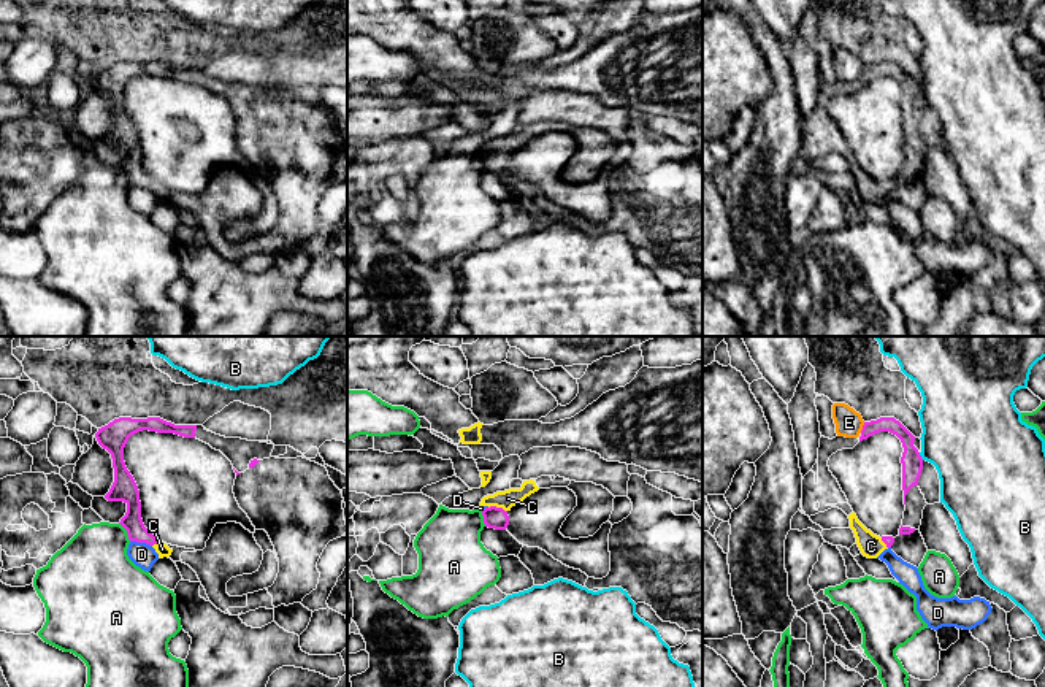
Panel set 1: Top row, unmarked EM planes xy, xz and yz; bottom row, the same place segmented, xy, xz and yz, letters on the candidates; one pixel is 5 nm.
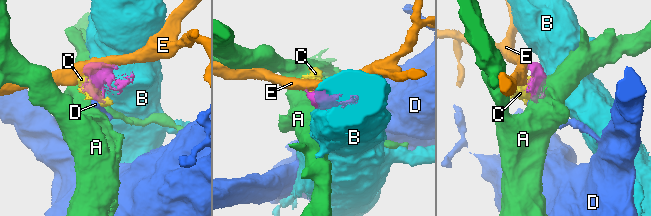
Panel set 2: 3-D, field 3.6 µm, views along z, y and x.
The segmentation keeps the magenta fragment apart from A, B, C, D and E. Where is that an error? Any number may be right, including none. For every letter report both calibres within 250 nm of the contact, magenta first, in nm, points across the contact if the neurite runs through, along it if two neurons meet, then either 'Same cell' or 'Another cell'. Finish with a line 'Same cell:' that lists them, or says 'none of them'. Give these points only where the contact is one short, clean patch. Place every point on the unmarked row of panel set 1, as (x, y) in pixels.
A: Thickness 130 nm (magenta) against 360 nm. Another cell
B: Thickness 110 nm (magenta) against 440 nm. Another cell
C: Thickness 110 nm (magenta) against 90 nm. Same cell
D: Thickness 100 nm (magenta) against 120 nm. Boundary: xy (130, 184), (151, 191). Another cell
E: Thickness 80 nm (magenta) against 140 nm. Another cell
Same cell: C

